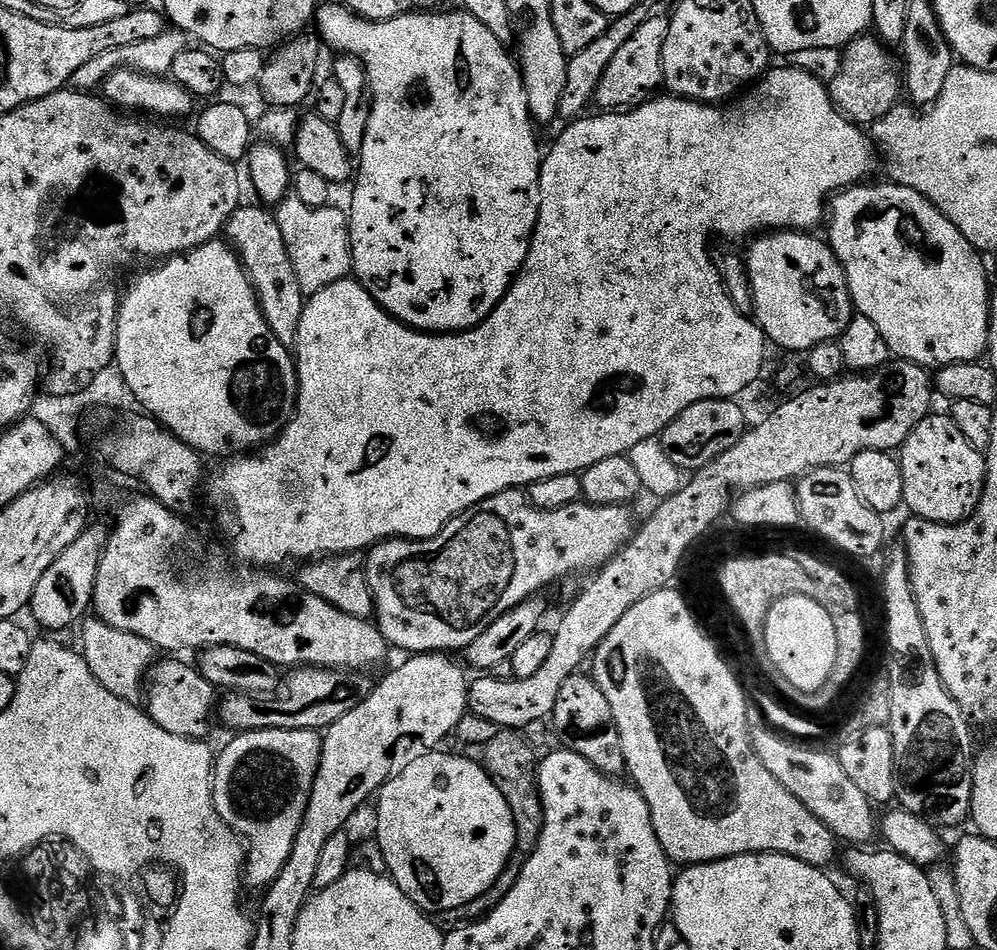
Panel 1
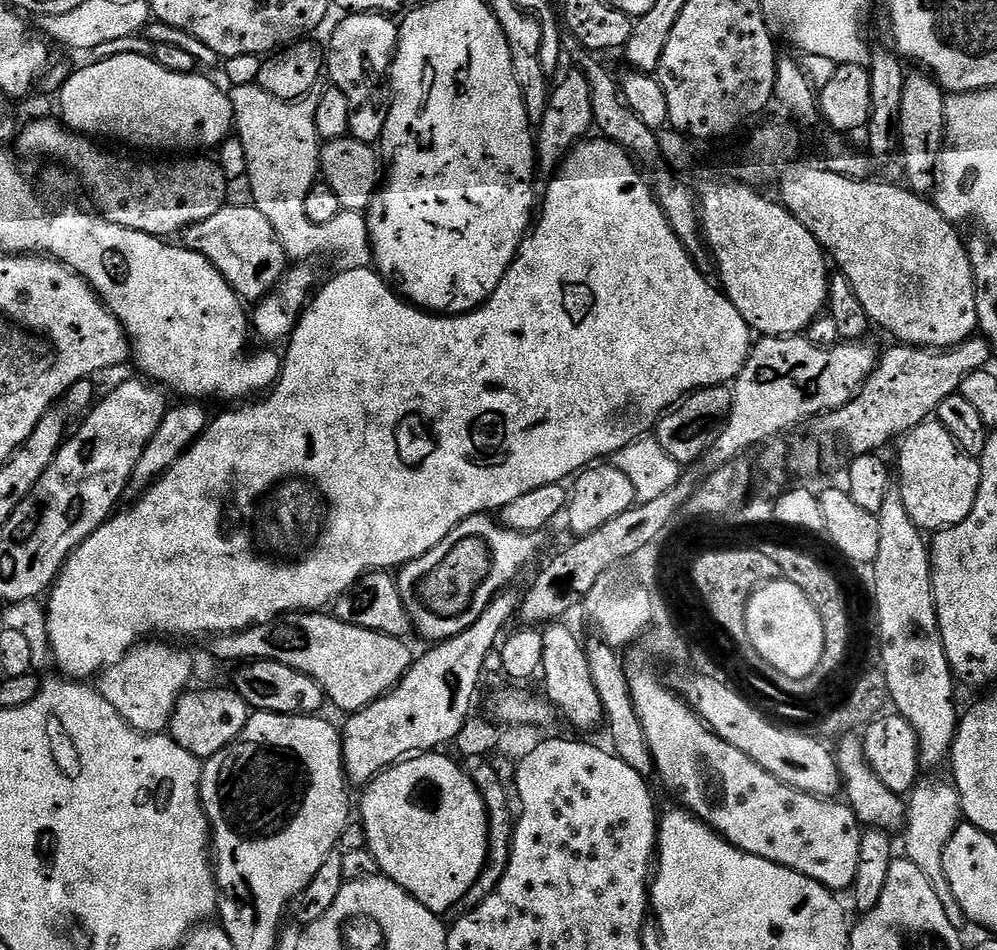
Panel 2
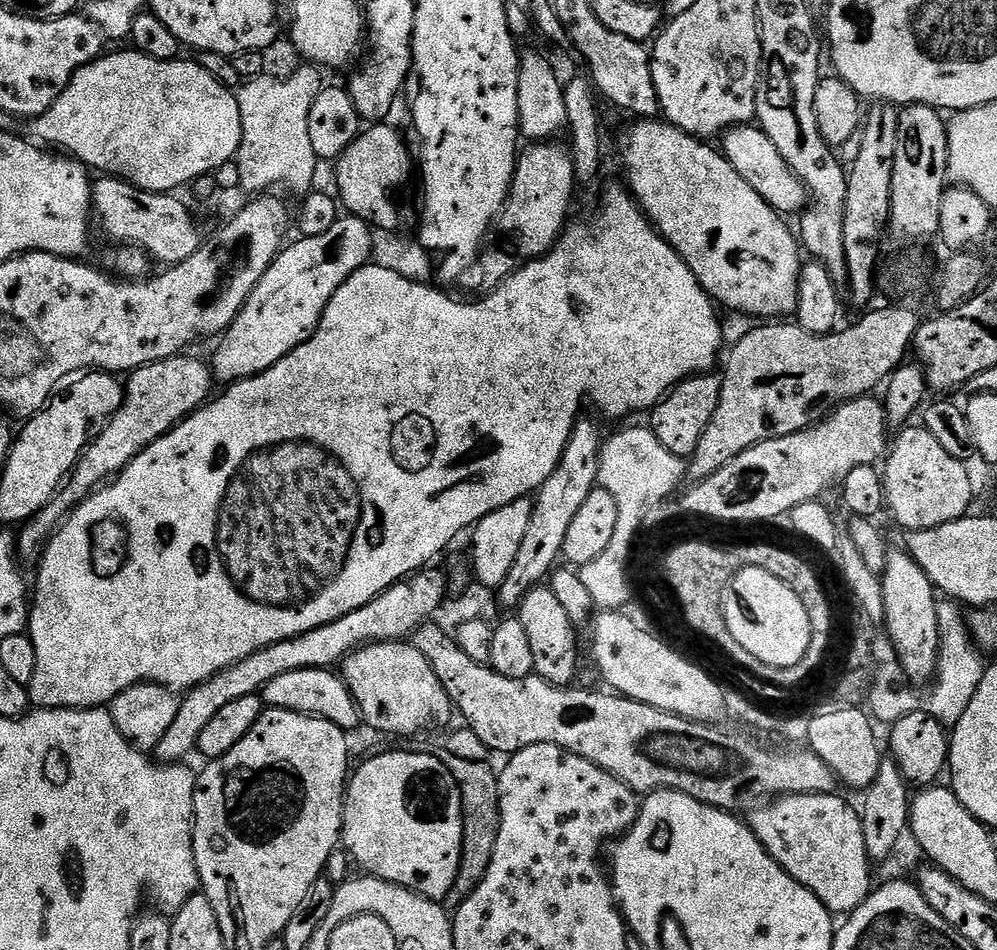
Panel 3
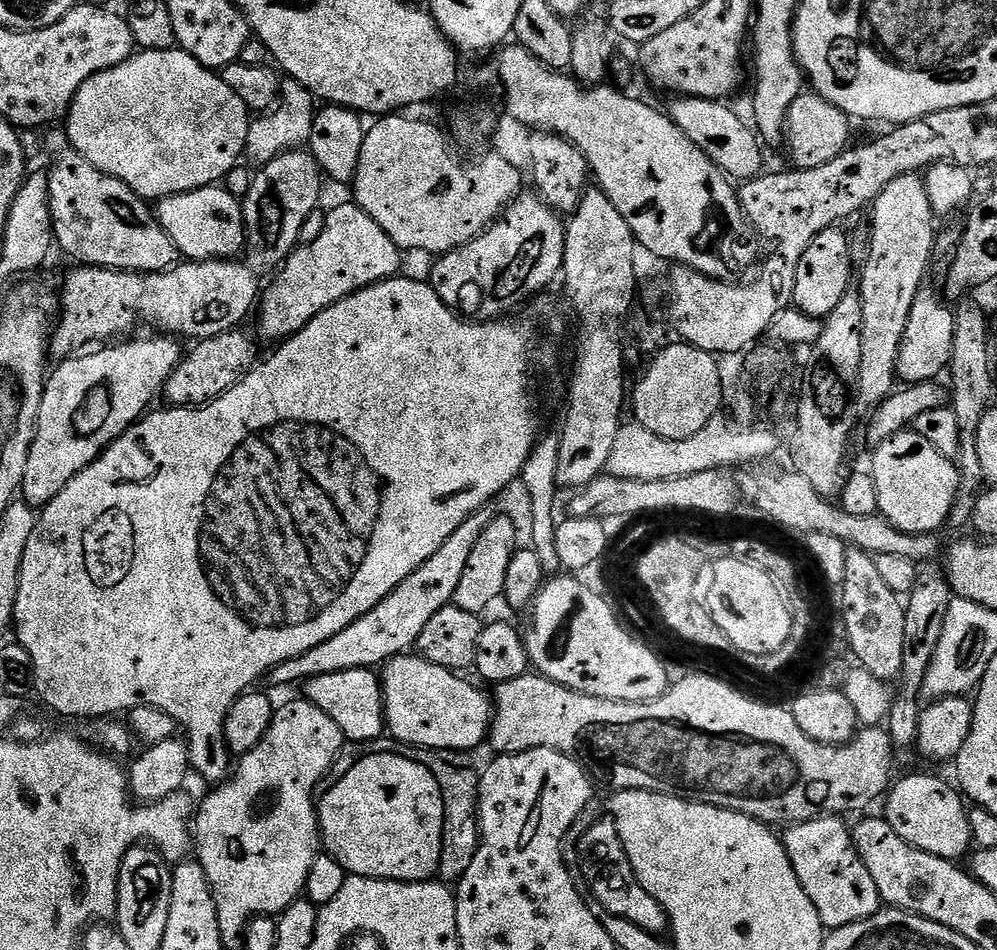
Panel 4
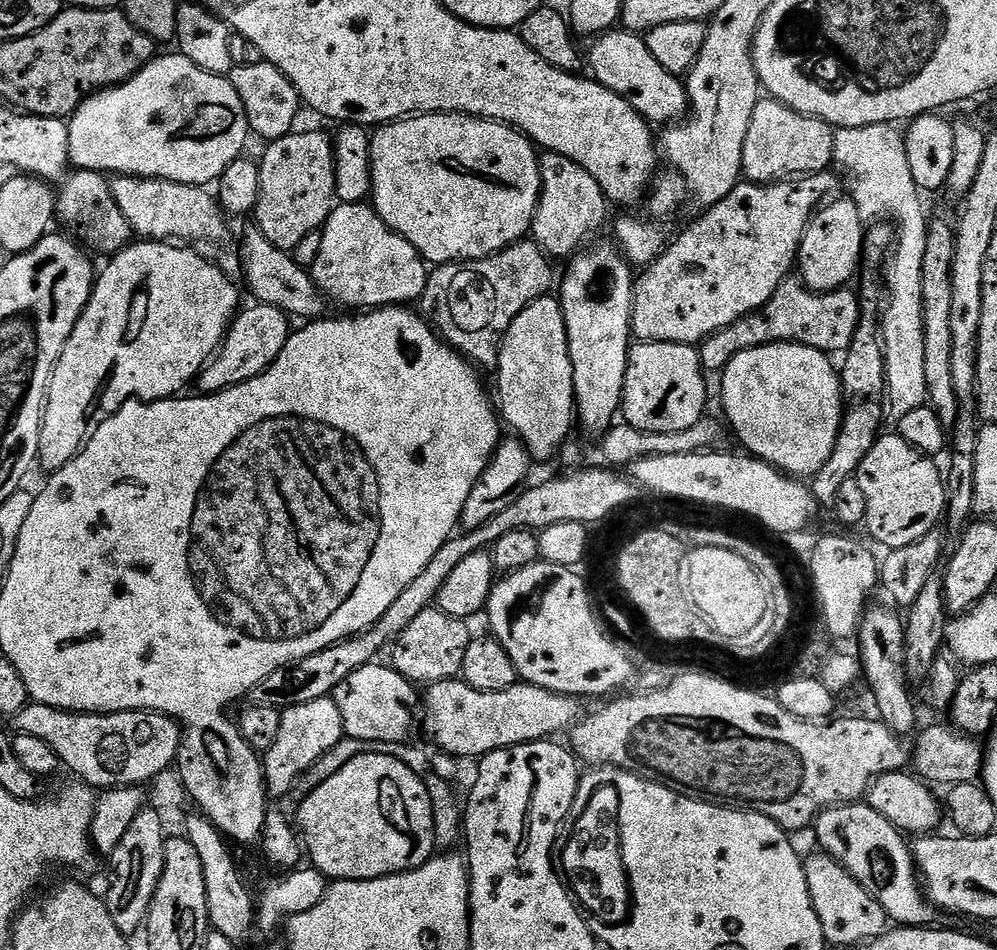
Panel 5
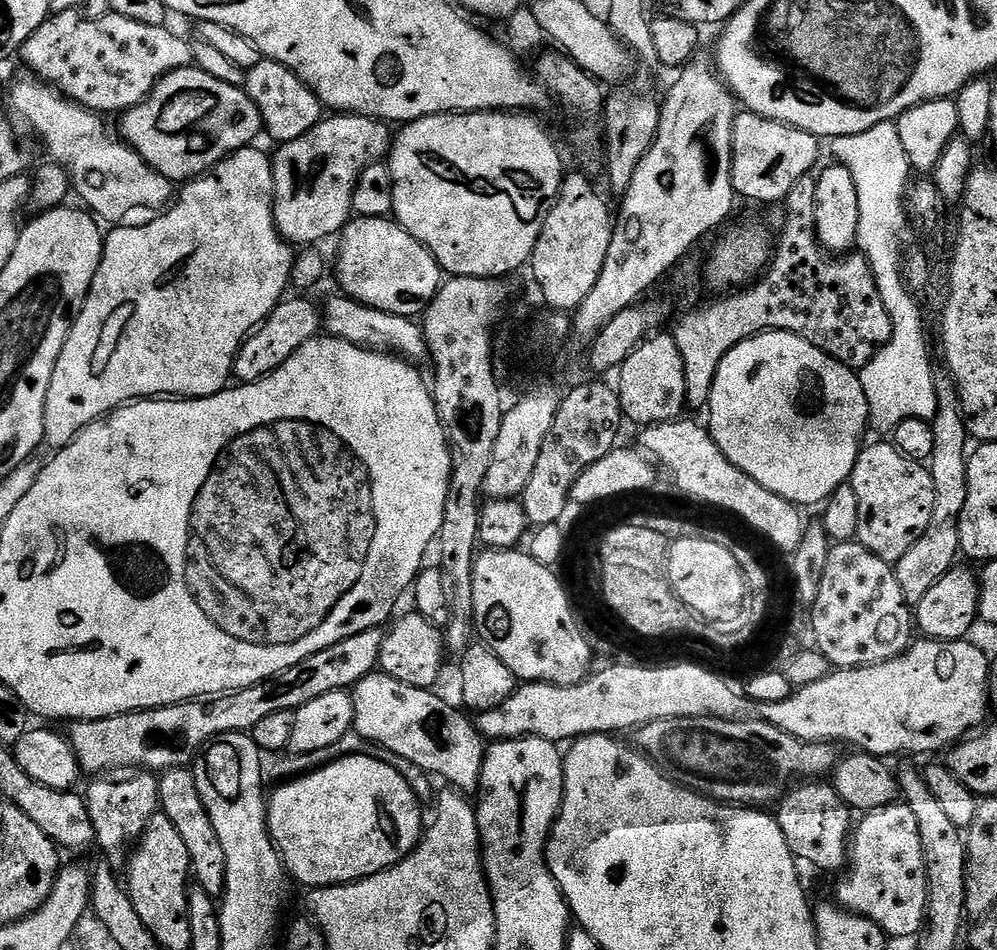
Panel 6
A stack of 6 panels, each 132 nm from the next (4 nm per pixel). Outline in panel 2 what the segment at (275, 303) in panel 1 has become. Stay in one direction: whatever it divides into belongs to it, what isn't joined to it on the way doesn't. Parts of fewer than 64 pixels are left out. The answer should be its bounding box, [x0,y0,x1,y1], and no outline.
[182,202,290,302]

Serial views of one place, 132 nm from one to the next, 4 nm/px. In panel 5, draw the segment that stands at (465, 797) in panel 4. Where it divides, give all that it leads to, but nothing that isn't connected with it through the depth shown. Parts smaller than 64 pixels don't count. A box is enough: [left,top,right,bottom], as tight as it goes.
[290,738,464,850]

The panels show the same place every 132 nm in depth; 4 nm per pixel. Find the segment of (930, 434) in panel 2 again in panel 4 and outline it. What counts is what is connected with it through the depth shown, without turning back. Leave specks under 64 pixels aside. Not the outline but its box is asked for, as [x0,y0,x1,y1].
[870,430,960,536]

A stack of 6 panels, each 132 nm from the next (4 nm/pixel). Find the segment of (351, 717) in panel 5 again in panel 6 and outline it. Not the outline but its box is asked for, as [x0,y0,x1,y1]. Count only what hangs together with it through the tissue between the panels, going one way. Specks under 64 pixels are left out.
[351,670,486,794]

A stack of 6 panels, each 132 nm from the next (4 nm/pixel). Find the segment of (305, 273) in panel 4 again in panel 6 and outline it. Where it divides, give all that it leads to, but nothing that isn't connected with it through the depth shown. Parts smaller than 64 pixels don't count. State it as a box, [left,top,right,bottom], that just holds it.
[336,216,442,318]

